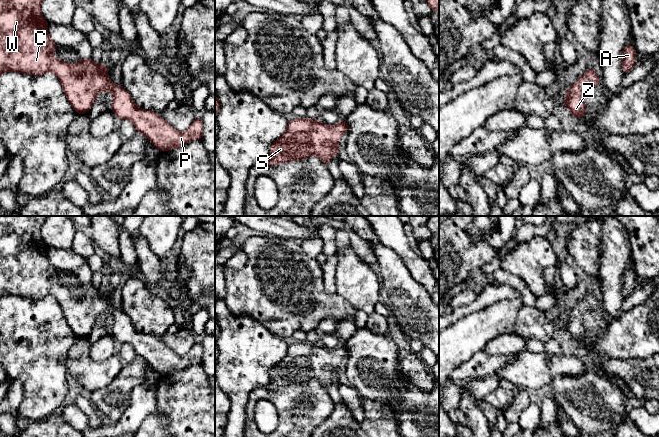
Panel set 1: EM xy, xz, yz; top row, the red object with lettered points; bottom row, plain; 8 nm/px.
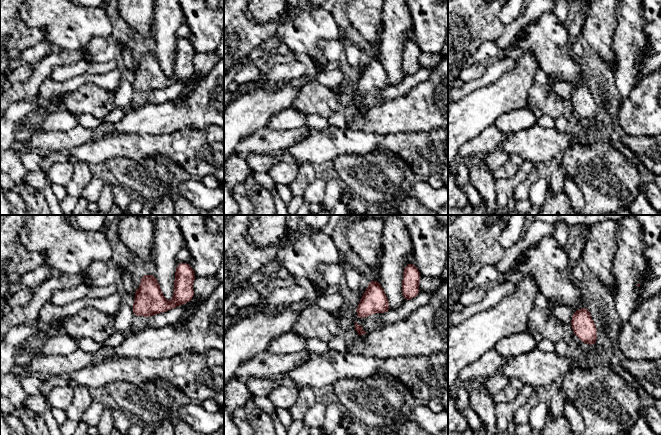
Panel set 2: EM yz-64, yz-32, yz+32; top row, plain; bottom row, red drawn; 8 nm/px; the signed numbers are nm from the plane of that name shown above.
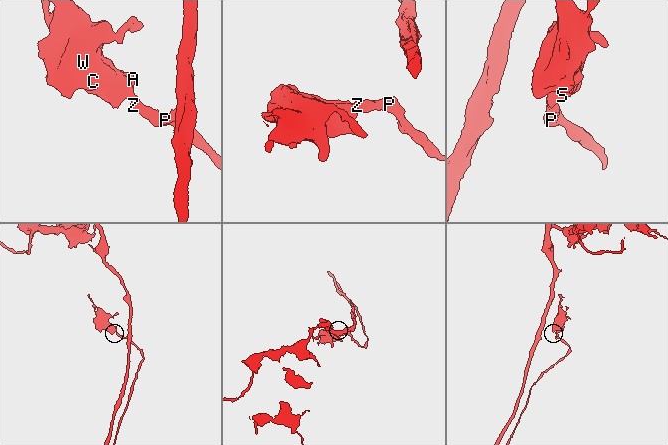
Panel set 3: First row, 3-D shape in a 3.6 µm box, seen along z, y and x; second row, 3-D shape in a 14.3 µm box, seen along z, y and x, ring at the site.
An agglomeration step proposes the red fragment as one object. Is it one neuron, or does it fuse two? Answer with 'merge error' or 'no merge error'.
no merge error

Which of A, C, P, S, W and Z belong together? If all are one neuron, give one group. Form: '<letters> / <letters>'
A C P S W Z

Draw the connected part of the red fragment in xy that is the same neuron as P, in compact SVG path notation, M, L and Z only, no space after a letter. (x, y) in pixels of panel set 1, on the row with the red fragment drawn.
M0 0L0 75L8 71L29 75L43 75L47 72L54 73L61 82L64 93L77 114L87 113L94 104L95 97L98 93L103 91L111 92L113 95L113 101L111 103L112 112L120 119L129 119L136 130L147 136L160 152L180 147L194 140L201 140L203 123L200 116L194 120L186 131L179 132L170 126L167 121L163 120L156 112L138 108L134 104L131 95L121 85L118 86L109 80L108 70L102 62L97 64L93 59L83 60L79 58L75 64L71 64L53 58L52 52L57 49L58 45L50 39L47 33L49 24L41 13L42 1L43 0Z

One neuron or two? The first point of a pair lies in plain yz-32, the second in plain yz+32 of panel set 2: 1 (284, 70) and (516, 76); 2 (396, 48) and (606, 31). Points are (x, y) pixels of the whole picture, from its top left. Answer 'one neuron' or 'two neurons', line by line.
1: two neurons
2: two neurons

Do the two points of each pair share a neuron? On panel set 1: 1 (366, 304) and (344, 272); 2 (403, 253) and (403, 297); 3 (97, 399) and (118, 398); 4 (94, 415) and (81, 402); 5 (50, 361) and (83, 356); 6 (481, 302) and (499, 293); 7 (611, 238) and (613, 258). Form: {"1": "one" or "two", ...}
{"1": "one", "2": "two", "3": "one", "4": "one", "5": "two", "6": "one", "7": "one"}

